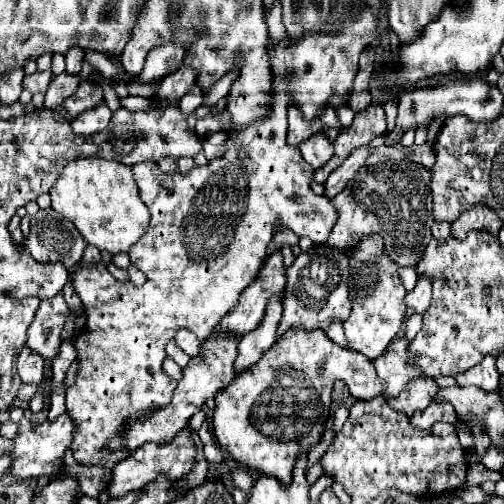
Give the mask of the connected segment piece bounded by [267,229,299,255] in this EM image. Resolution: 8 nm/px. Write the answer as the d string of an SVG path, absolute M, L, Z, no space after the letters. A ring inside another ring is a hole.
M281 229L281 231L275 233L275 237L273 237L271 245L267 247L267 251L269 251L269 255L271 255L271 253L275 253L275 249L281 249L283 245L297 245L297 241L299 241L299 237L297 237L293 231Z

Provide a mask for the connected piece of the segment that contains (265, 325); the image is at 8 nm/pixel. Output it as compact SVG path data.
M275 297L267 305L267 315L263 323L255 331L251 331L251 335L243 335L243 339L239 341L237 359L233 365L235 375L255 365L261 359L261 355L271 349L271 345L275 343L275 331L277 331L279 319L281 319L281 297Z

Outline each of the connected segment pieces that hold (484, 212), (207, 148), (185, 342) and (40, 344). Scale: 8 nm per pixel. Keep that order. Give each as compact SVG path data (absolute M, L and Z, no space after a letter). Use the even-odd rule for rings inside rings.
M475 205L475 207L469 207L467 211L463 211L463 215L459 215L451 223L451 231L453 231L455 239L465 239L467 231L471 231L471 229L485 229L491 235L497 235L501 225L503 223L501 223L499 215L495 215L495 211L487 209L487 205Z
M203 139L202 144L204 154L209 160L223 157L226 153L226 147L224 145L212 145L207 139Z
M179 329L179 331L175 333L175 341L177 341L177 345L179 345L187 355L191 355L191 357L199 355L199 345L201 345L201 341L193 335L193 331Z
M63 295L53 299L43 299L33 323L27 329L27 345L43 355L43 359L53 359L59 351L59 335L69 317L69 307Z

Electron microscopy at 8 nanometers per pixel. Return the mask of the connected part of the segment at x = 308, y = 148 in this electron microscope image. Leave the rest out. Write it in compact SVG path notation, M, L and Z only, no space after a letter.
M323 131L311 135L311 139L307 139L307 143L301 143L299 149L301 149L303 159L305 159L313 169L323 167L323 165L331 159L331 155L333 155L333 145L327 141L327 137L325 137Z

